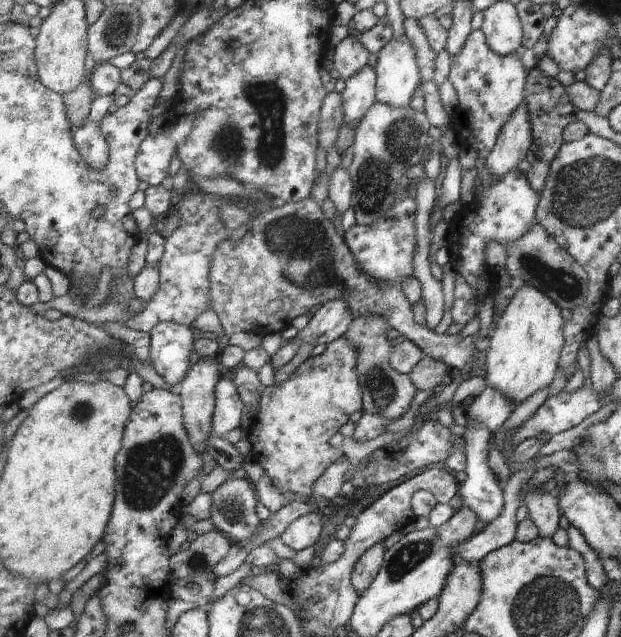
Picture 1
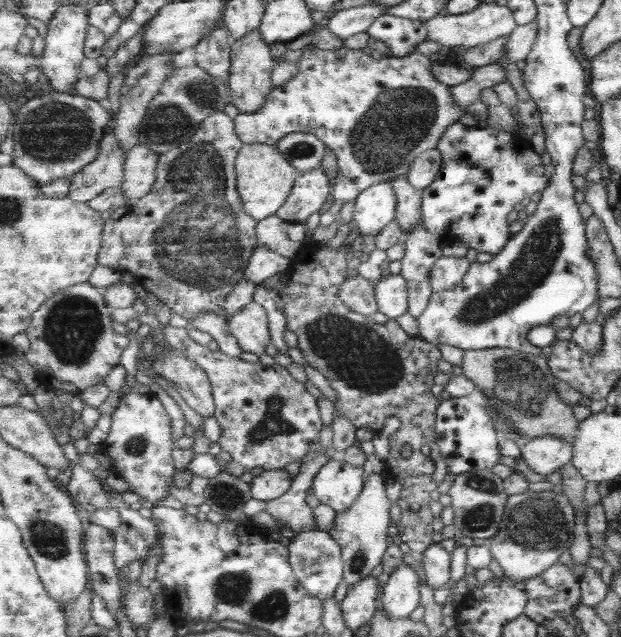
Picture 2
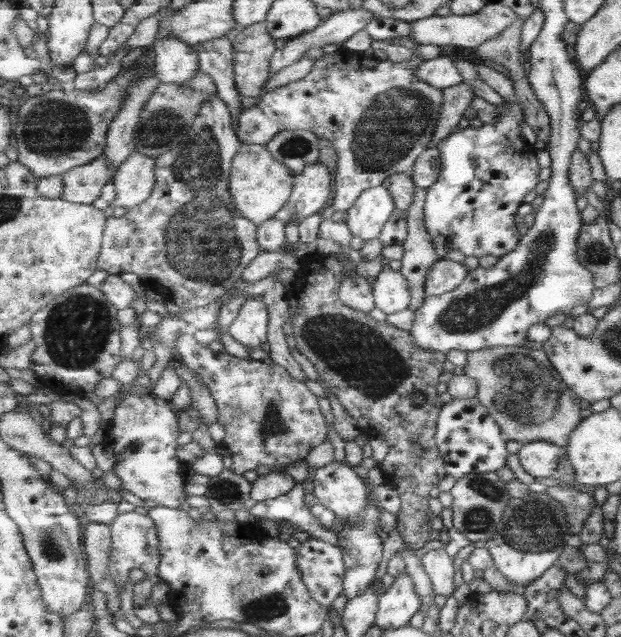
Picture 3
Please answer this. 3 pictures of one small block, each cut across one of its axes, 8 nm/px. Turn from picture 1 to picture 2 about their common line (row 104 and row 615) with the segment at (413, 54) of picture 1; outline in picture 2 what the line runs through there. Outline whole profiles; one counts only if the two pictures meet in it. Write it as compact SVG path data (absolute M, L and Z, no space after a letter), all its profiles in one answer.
M403 563L390 574L390 579L381 593L384 611L393 618L407 619L419 608L421 600L417 570Z

